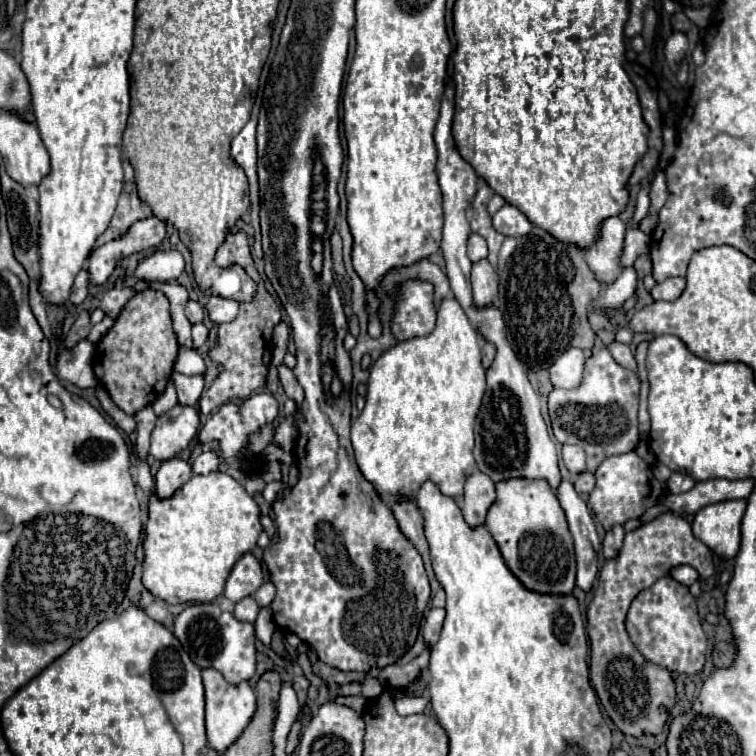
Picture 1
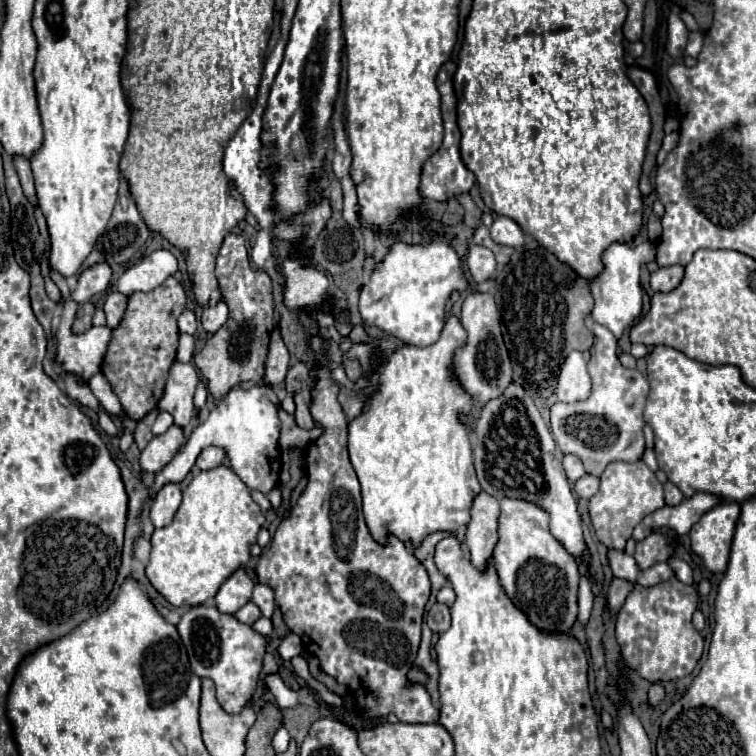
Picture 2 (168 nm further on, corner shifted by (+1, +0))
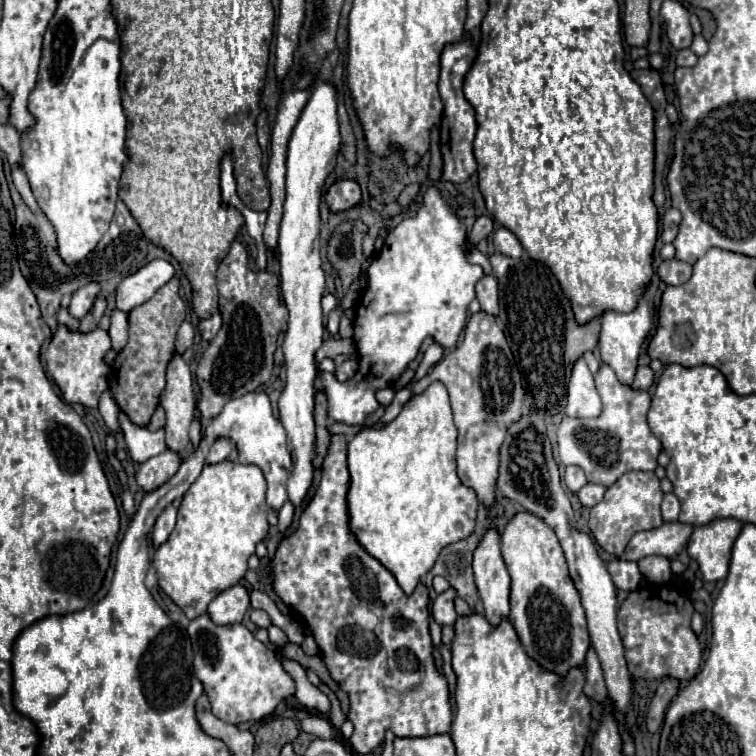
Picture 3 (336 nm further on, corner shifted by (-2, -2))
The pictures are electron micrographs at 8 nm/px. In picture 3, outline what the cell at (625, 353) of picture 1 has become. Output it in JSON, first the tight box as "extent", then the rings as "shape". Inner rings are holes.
{"extent":[634,367,654,389],"shape":[[[638,367],[636,375],[634,375],[634,387],[636,389],[650,389],[654,381],[654,371],[650,367]]]}

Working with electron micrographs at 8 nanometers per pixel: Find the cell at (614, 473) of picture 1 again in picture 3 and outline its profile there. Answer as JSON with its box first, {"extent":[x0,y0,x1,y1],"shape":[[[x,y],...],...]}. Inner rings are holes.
{"extent":[590,471,662,557],"shape":[[[628,471],[620,475],[620,479],[606,489],[604,499],[590,509],[590,531],[596,539],[596,543],[610,555],[620,557],[624,555],[624,549],[630,541],[630,537],[638,531],[660,527],[662,513],[660,513],[660,503],[662,503],[662,489],[660,489],[660,479],[654,473],[646,471]]]}

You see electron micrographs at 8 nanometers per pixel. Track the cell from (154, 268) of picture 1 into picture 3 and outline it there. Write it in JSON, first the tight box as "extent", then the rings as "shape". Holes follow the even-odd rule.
{"extent":[116,259,174,311],"shape":[[[154,259],[136,273],[128,275],[116,289],[116,307],[130,311],[146,303],[164,283],[174,277],[174,267],[166,259]]]}

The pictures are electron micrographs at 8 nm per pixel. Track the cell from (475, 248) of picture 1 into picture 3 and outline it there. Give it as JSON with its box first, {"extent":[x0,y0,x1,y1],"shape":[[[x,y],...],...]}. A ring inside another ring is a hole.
{"extent":[476,275,498,315],"shape":[[[484,275],[476,285],[476,297],[484,311],[496,315],[498,311],[498,283],[494,275]]]}

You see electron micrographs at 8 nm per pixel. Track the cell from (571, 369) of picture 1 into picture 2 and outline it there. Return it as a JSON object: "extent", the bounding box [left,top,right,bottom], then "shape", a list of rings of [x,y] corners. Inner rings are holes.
{"extent":[557,351,591,403],"shape":[[[579,351],[569,353],[561,367],[559,385],[557,385],[557,399],[561,403],[575,403],[585,401],[591,393],[591,379],[587,373],[587,363]]]}

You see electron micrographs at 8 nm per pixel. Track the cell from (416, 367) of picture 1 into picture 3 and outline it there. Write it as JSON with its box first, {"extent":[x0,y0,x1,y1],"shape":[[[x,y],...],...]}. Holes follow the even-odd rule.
{"extent":[348,381,480,593],"shape":[[[434,381],[422,393],[412,395],[394,421],[382,429],[364,429],[348,443],[350,529],[370,555],[392,571],[406,593],[412,593],[422,575],[432,569],[442,547],[470,537],[476,527],[480,503],[476,491],[466,487],[456,473],[456,437],[446,387]]]}

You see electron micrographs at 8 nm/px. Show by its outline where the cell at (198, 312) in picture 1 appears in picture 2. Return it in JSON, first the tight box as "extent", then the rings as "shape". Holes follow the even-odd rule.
{"extent":[179,311,197,335],"shape":[[[183,311],[179,315],[179,331],[195,335],[195,331],[197,331],[197,319],[195,319],[193,311]]]}

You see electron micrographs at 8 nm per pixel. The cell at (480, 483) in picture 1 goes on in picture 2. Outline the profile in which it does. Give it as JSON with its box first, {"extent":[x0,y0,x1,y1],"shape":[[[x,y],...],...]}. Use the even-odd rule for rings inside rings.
{"extent":[465,491,499,571],"shape":[[[485,491],[479,493],[471,507],[471,523],[465,531],[465,545],[469,549],[471,563],[485,571],[493,549],[497,545],[497,523],[499,521],[499,501]]]}

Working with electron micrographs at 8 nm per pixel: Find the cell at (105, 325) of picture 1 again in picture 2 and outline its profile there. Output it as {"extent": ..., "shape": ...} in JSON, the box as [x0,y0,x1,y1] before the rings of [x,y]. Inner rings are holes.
{"extent":[55,299,111,383],"shape":[[[67,299],[65,305],[63,305],[63,311],[61,311],[61,321],[59,321],[59,327],[57,327],[57,333],[55,333],[55,339],[57,339],[57,349],[55,349],[55,365],[59,369],[63,369],[65,373],[69,375],[75,375],[79,377],[81,383],[89,383],[89,377],[93,377],[95,373],[101,371],[101,361],[107,353],[107,347],[109,347],[109,337],[111,337],[111,329],[109,327],[91,327],[89,331],[85,333],[79,333],[79,335],[73,335],[71,331],[71,323],[75,319],[75,311],[77,311],[77,303]]]}

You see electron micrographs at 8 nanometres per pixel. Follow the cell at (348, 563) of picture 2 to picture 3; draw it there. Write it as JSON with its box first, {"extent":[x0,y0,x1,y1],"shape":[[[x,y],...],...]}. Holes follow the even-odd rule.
{"extent":[264,434,452,755],"shape":[[[342,434],[332,435],[330,443],[321,467],[320,485],[300,515],[300,527],[280,541],[274,559],[266,563],[264,571],[266,575],[272,571],[272,589],[296,611],[306,633],[318,643],[330,677],[348,693],[348,717],[354,723],[350,743],[364,755],[382,743],[386,729],[392,729],[396,737],[448,733],[452,707],[448,683],[434,667],[428,589],[418,583],[414,593],[406,595],[394,575],[354,537],[346,501],[350,489],[347,439]],[[358,607],[376,615],[378,623],[352,623],[352,615]],[[368,663],[374,665],[372,675],[368,675]],[[374,673],[392,689],[386,689]],[[408,685],[412,689],[404,691]]]}

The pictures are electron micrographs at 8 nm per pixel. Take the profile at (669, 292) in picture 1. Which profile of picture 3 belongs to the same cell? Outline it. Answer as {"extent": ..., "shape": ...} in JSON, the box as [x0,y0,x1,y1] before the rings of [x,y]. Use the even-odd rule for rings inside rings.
{"extent":[656,259,692,285],"shape":[[[670,259],[670,261],[662,261],[658,265],[656,275],[666,283],[666,285],[682,285],[690,279],[692,275],[692,267],[684,261],[678,259]]]}

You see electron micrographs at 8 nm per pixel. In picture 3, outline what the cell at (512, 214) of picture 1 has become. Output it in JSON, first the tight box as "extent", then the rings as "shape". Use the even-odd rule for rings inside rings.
{"extent":[494,227,524,257],"shape":[[[496,227],[496,231],[494,231],[494,247],[496,247],[498,253],[508,255],[508,257],[520,257],[522,251],[524,251],[518,237],[506,227]]]}

